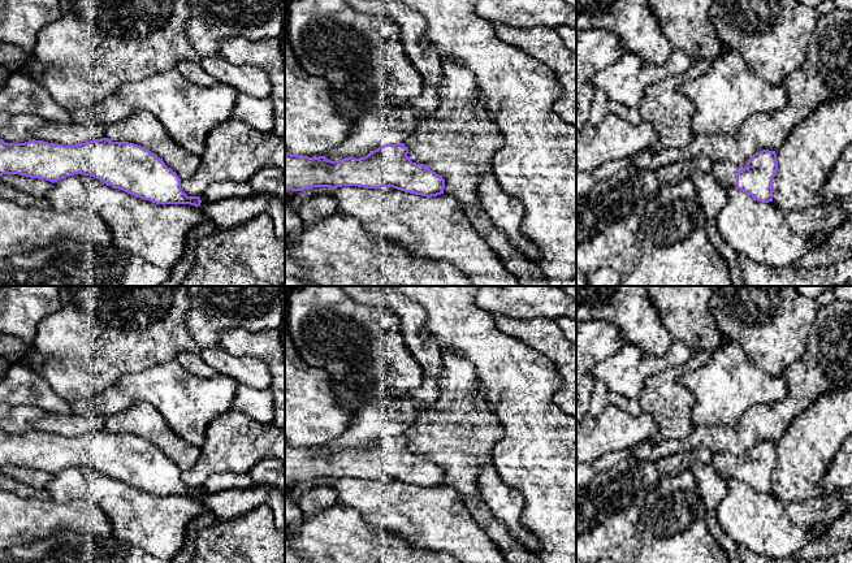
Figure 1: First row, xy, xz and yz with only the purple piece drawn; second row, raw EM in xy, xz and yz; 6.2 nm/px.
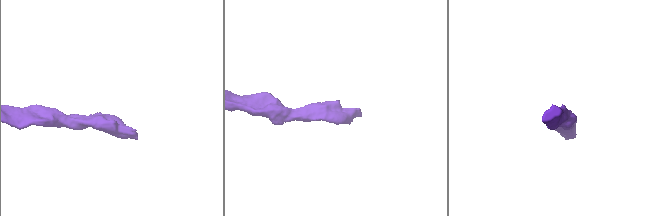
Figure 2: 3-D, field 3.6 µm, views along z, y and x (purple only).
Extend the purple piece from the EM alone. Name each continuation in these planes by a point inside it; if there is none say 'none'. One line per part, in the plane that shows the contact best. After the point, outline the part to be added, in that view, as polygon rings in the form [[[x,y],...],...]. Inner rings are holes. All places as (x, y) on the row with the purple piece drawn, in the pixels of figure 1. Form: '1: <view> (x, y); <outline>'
1: yz (725, 172); [[[717,161],[713,164],[712,173],[722,187],[736,187],[736,166],[732,163]]]

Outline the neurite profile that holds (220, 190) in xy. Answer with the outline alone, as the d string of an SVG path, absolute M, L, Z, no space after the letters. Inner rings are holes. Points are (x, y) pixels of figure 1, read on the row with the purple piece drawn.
M219 181L211 183L206 191L199 196L200 200L217 202L228 198L246 198L254 196L258 192L247 182L234 182L234 181Z

